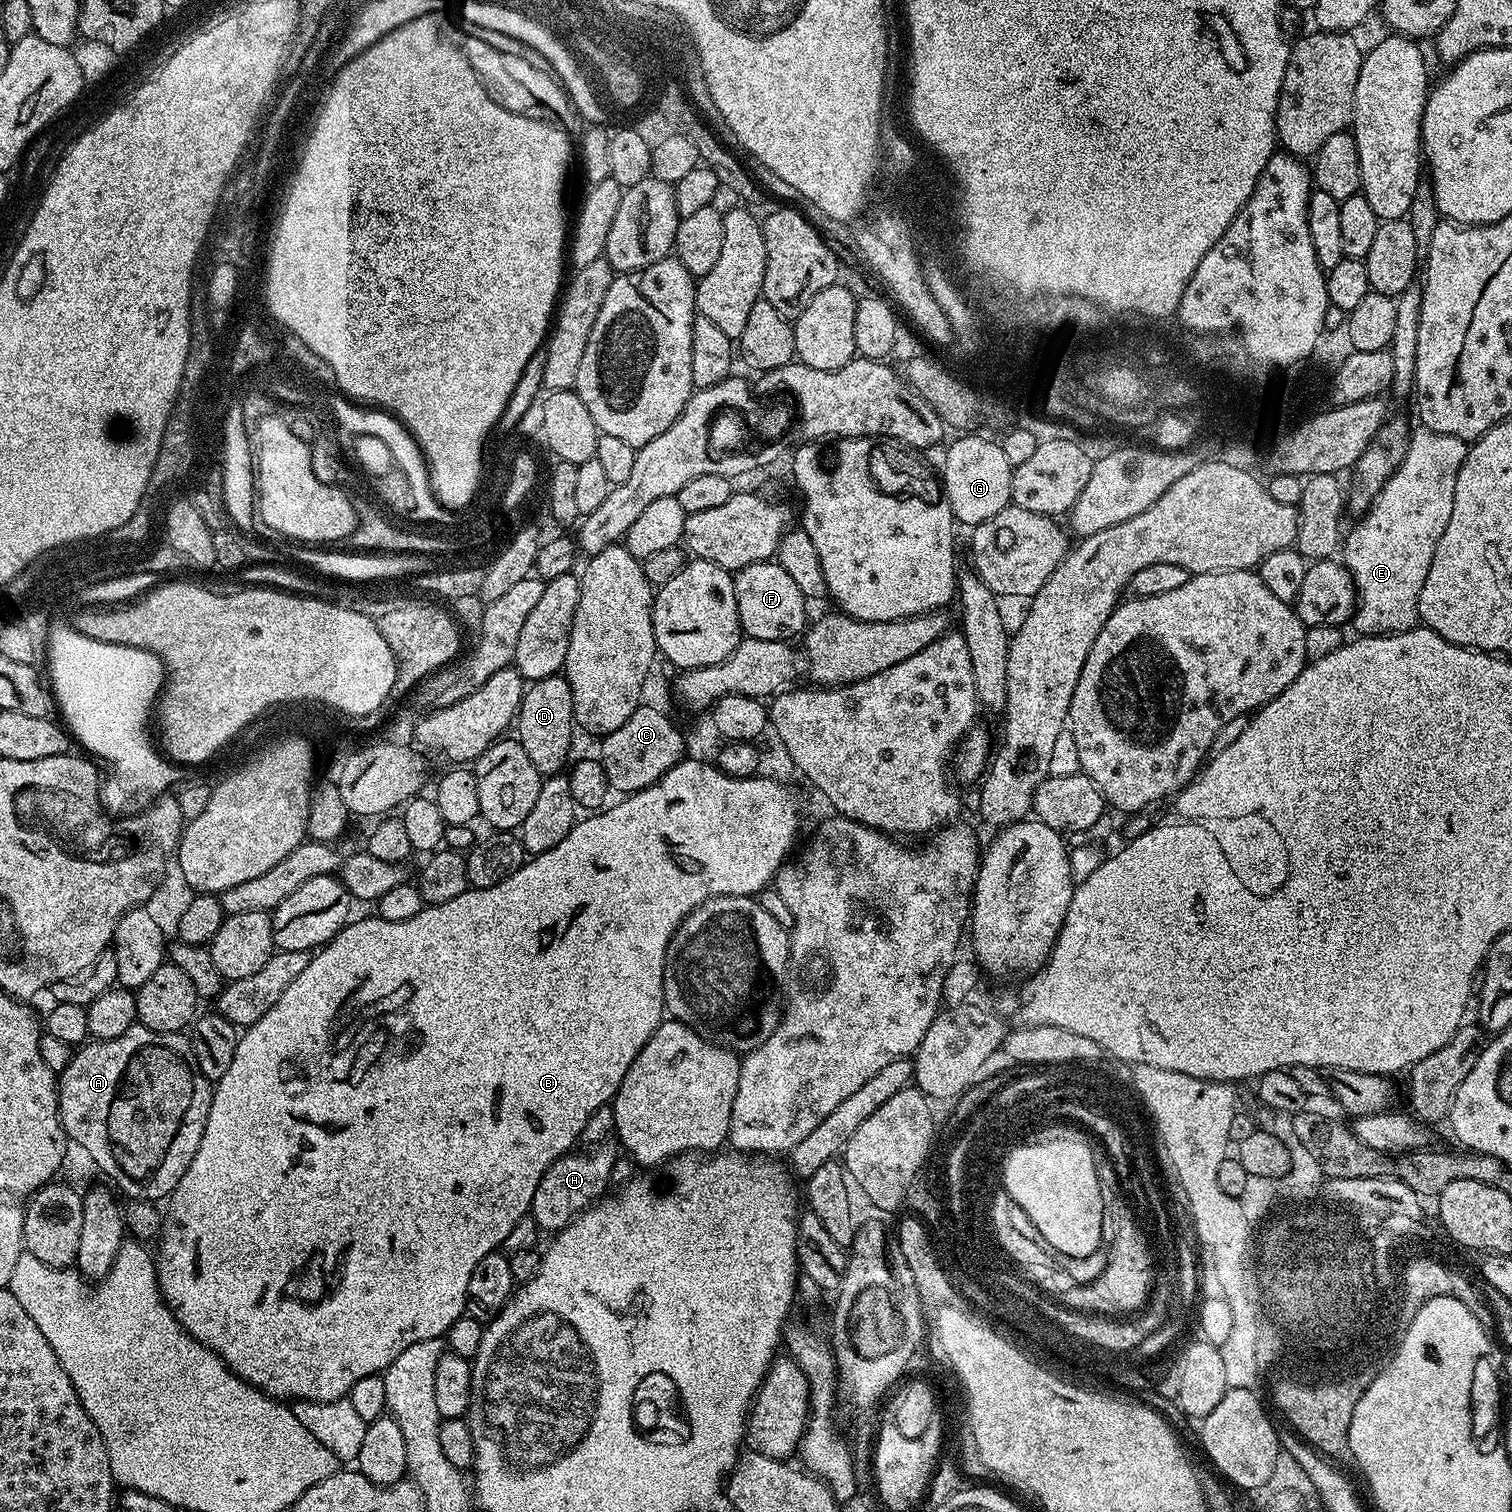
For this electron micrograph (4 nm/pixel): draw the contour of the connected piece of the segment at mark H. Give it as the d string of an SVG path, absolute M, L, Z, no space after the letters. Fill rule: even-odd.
M605 1142L587 1150L573 1150L552 1163L550 1170L542 1174L538 1190L534 1190L530 1209L531 1216L541 1233L555 1234L562 1231L572 1219L609 1191L608 1179L611 1178L612 1167L616 1164L616 1152L618 1153L618 1148L615 1143Z

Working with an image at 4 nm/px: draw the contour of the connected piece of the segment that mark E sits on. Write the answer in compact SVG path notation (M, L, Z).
M1420 426L1409 435L1408 449L1402 458L1402 462L1394 470L1394 474L1389 476L1384 484L1384 489L1376 495L1376 501L1371 508L1363 513L1362 518L1352 528L1352 533L1345 535L1342 540L1342 563L1352 576L1352 581L1356 584L1356 611L1353 612L1350 621L1351 627L1357 628L1360 636L1394 636L1397 632L1408 632L1417 627L1420 619L1418 610L1418 598L1422 594L1422 586L1426 582L1426 574L1430 574L1430 562L1434 558L1434 550L1438 546L1438 538L1442 538L1442 530L1446 530L1446 522L1450 522L1450 514L1454 510L1454 490L1458 482L1458 474L1462 470L1462 462L1468 456L1469 445L1462 438L1454 438L1454 434L1438 434L1431 432L1429 428Z

